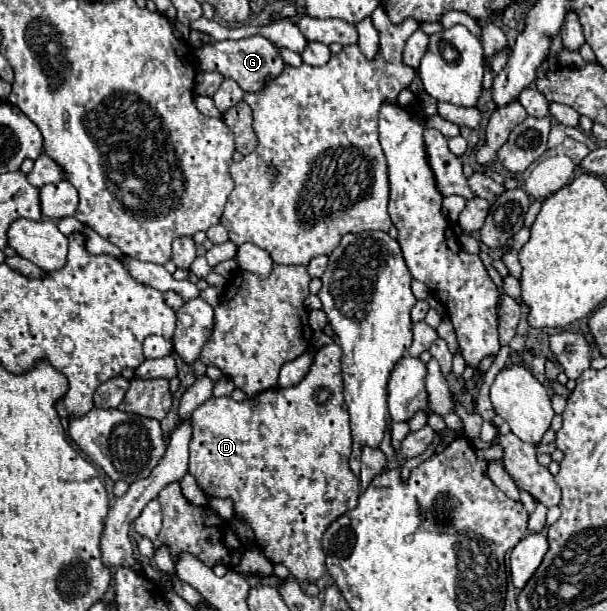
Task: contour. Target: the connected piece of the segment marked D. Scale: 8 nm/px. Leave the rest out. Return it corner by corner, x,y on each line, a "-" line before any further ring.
327,344
323,346
317,354
315,360
307,372
307,376
291,388
269,388
265,392
259,392
253,398
245,398
243,402
235,402
231,396
223,398
209,398
205,404
201,404
193,416
191,416
191,428
193,428
193,438
189,444
189,474
197,480
199,488
213,498
231,498
233,500
233,510
239,520
245,520
245,524
253,530
257,548
269,558
273,564
283,564
291,572
293,578
305,580
305,582
315,582
325,574
325,552
321,548
321,538
323,532
329,528
333,520
337,520
341,514
353,510
357,506
359,498
359,478
351,472
349,468
349,456
351,456
351,428
349,428
349,414
347,406
343,400
343,378
341,378
341,348
337,344

